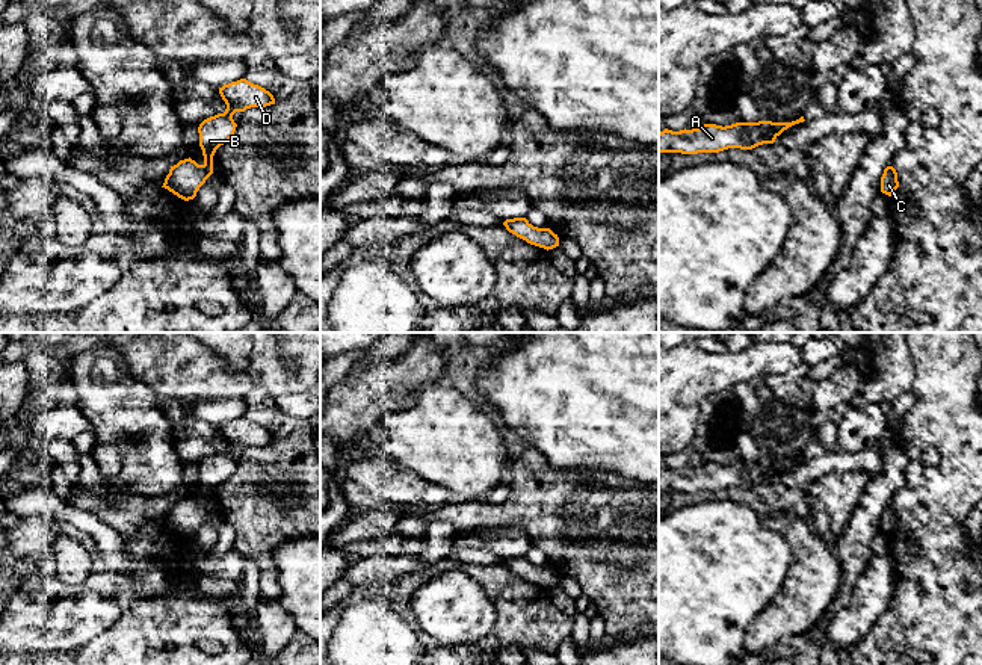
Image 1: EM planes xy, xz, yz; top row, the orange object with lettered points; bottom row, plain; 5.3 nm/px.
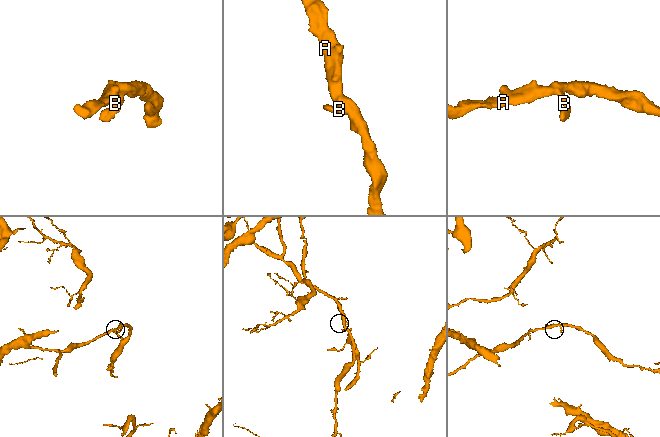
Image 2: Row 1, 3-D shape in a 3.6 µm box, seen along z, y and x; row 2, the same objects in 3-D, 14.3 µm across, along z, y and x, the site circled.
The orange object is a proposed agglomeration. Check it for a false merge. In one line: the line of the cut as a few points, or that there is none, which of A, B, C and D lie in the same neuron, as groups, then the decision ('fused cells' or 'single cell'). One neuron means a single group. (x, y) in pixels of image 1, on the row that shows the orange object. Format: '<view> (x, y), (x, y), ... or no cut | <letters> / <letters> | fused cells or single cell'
no cut | A B C D | single cell

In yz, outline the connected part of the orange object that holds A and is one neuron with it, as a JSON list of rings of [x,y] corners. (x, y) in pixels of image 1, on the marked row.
[[[804,116],[792,122],[736,122],[731,125],[704,124],[699,128],[659,133],[659,153],[719,153],[728,148],[752,150],[774,144],[789,127],[804,122]]]

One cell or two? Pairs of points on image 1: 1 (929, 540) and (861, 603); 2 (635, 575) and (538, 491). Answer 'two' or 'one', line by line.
1: two
2: one

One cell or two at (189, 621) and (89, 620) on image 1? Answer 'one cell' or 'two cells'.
two cells

